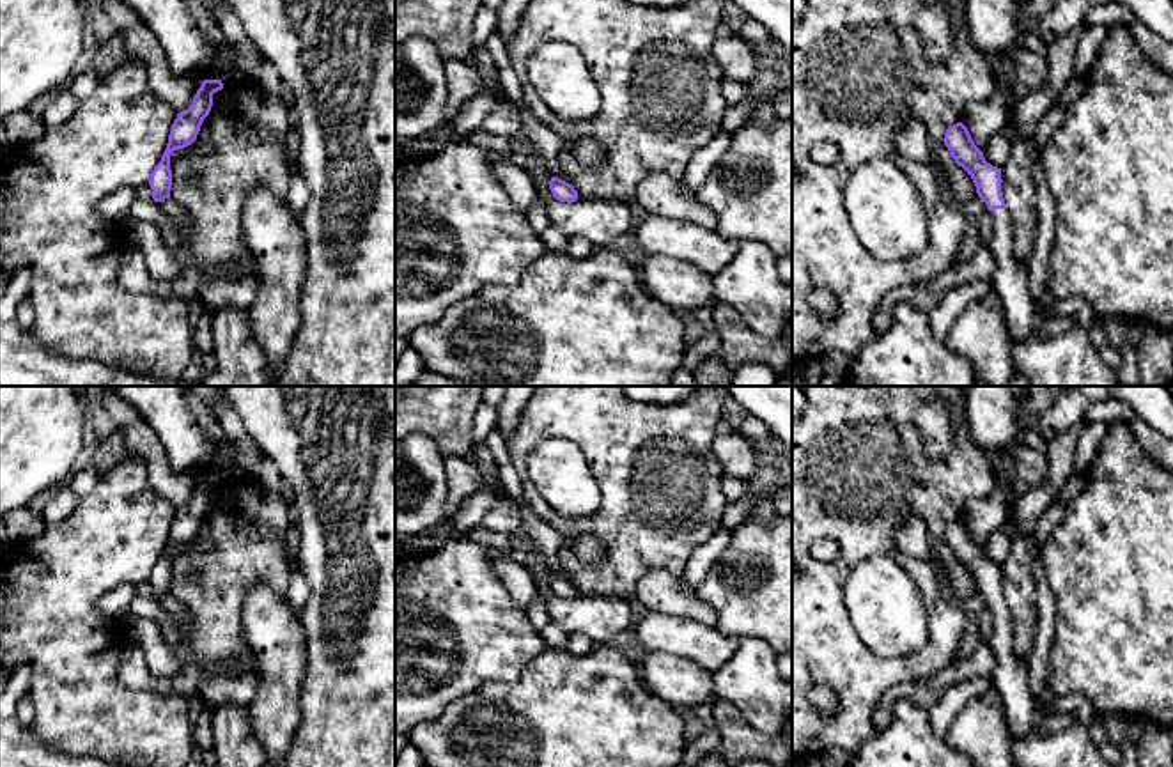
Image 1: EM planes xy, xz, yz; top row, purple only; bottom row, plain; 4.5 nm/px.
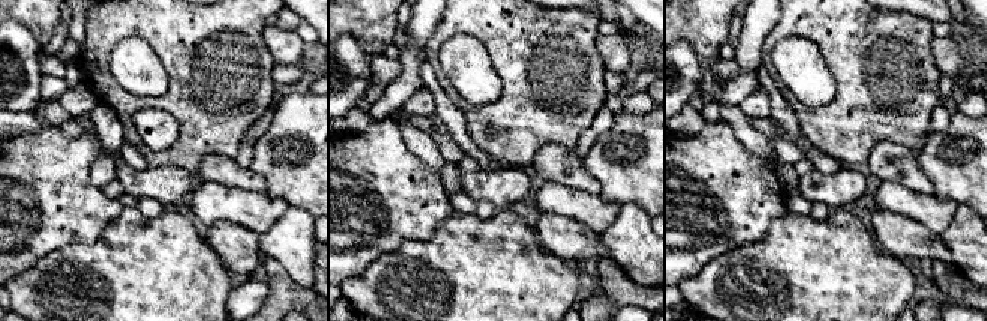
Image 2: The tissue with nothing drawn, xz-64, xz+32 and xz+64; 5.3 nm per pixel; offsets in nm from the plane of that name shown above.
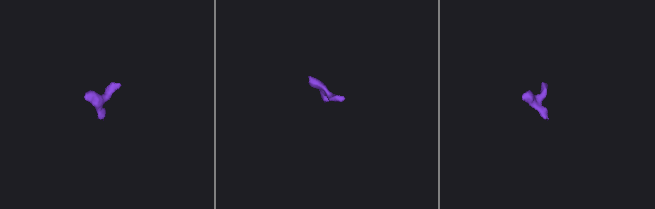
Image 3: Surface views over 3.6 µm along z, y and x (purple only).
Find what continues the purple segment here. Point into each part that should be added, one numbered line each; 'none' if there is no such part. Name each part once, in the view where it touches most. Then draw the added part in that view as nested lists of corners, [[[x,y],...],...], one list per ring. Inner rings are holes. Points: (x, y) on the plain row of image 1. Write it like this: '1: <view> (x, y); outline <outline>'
1: yz (1010, 675); outline [[[1008,606],[990,608],[990,613],[992,634],[989,645],[996,657],[990,682],[1003,698],[1012,735],[1021,739],[1035,728],[1037,701],[1029,689],[1028,666],[1014,647],[1014,624]]]

